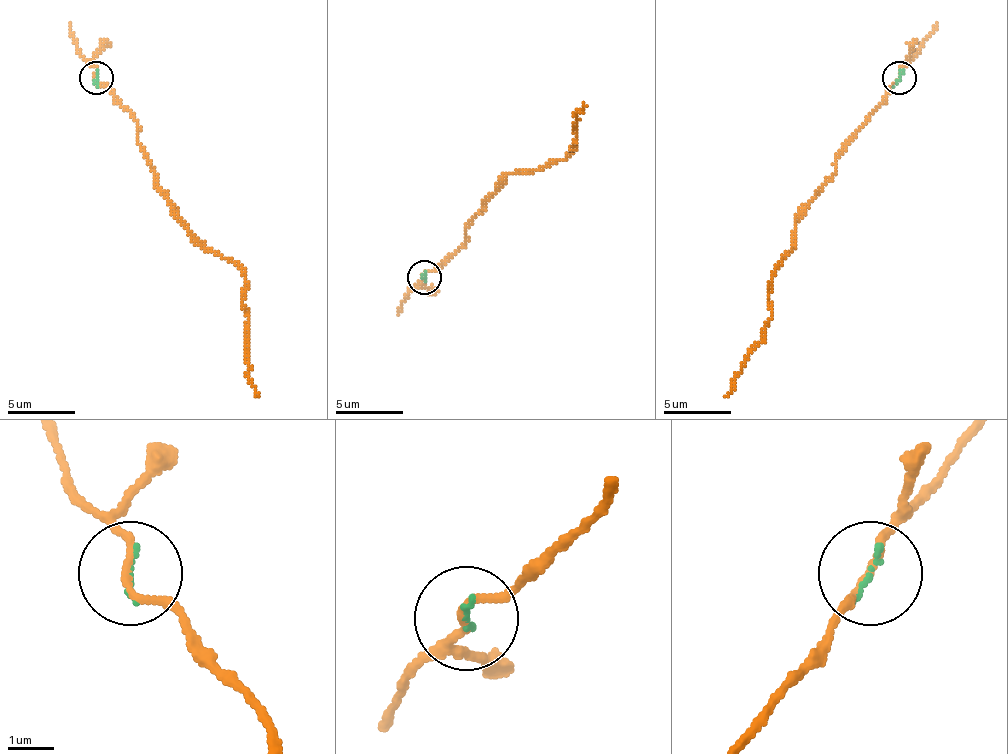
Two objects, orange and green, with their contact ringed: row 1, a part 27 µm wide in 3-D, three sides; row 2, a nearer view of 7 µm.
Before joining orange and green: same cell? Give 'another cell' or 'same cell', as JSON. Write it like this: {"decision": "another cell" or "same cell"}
{"decision": "same cell"}

